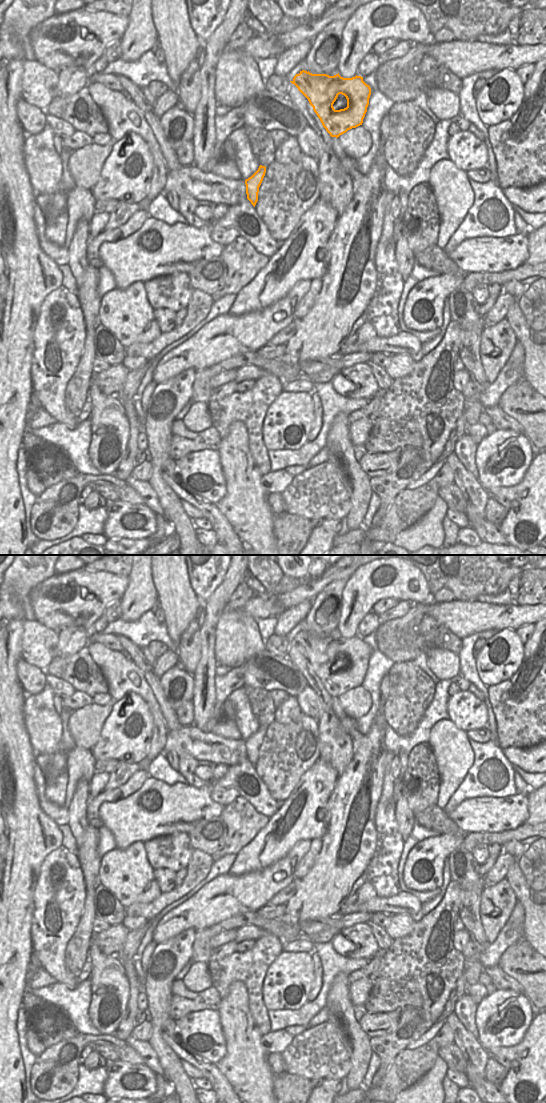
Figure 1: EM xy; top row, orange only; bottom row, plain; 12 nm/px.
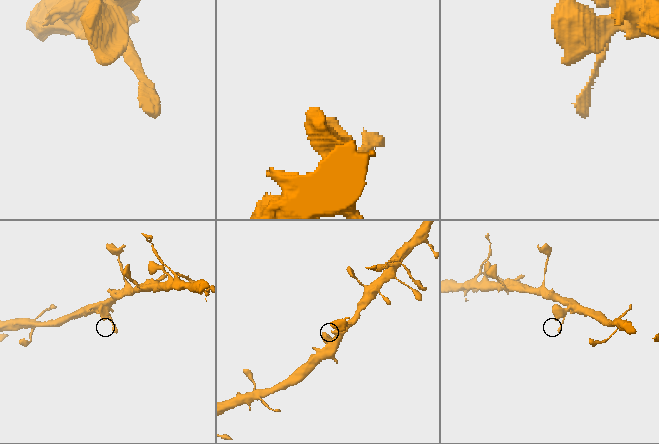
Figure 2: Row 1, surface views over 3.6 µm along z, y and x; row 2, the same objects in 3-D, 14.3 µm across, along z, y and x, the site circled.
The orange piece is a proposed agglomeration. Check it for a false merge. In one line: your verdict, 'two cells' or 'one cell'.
one cell

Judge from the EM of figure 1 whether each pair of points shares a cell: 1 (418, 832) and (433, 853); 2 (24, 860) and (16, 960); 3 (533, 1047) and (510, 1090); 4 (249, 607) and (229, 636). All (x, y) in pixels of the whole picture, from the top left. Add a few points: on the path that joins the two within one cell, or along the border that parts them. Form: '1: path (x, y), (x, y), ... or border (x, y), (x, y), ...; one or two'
1: border (439, 834), (419, 841); two
2: path (17, 885), (17, 935); one
3: path (533, 1058), (533, 1065), (519, 1079); one
4: border (241, 609), (256, 620); two

